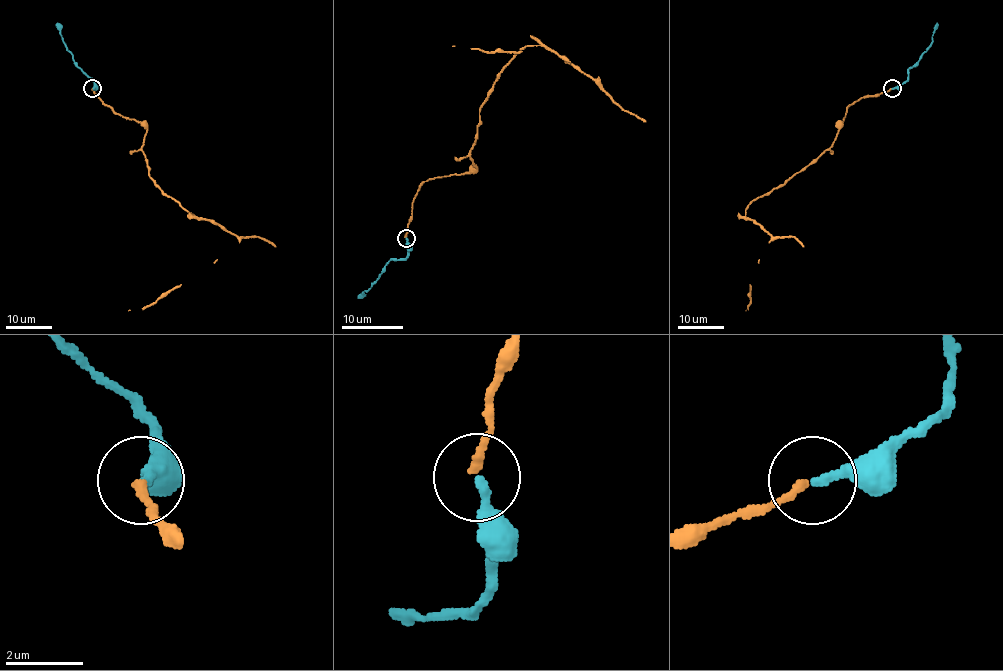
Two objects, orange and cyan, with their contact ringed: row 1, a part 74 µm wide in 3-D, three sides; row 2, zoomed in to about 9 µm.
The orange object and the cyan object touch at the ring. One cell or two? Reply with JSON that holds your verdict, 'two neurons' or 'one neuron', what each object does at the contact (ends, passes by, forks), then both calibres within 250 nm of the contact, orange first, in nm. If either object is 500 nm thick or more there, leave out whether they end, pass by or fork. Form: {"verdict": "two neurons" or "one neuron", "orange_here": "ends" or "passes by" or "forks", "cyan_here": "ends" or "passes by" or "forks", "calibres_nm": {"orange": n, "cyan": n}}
{"verdict": "one neuron", "orange_here": "ends", "cyan_here": "ends", "calibres_nm": {"orange": 200, "cyan": 240}}

